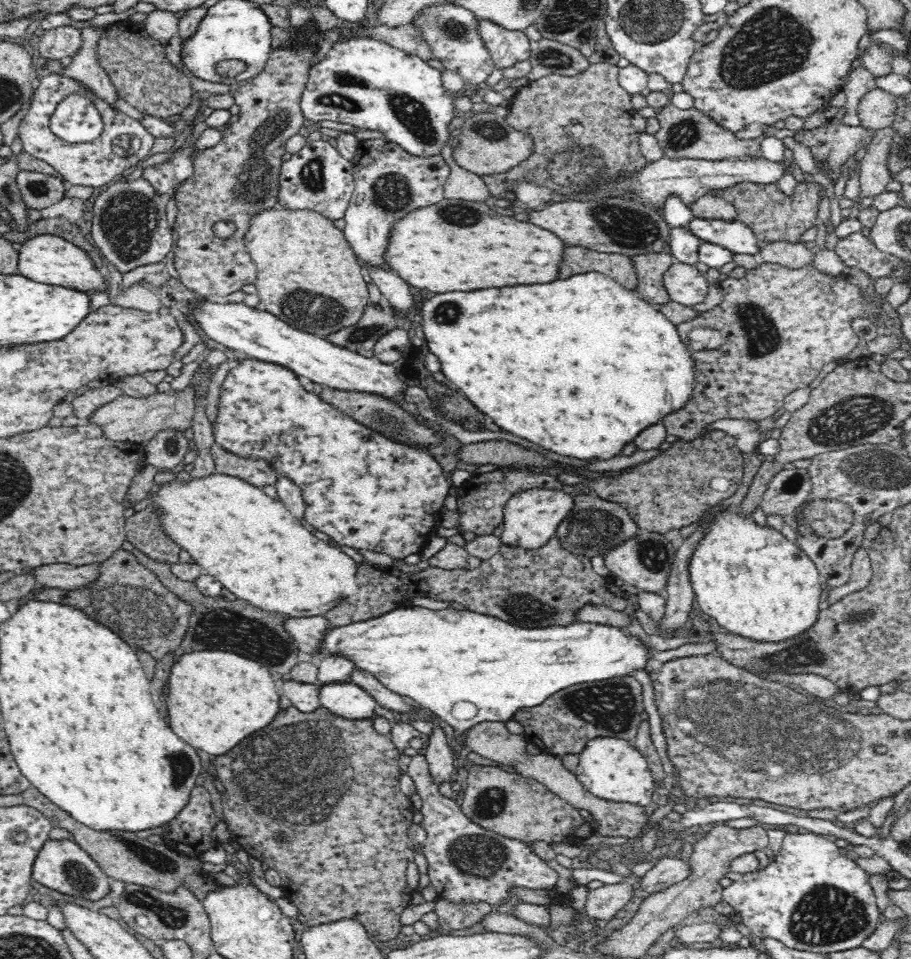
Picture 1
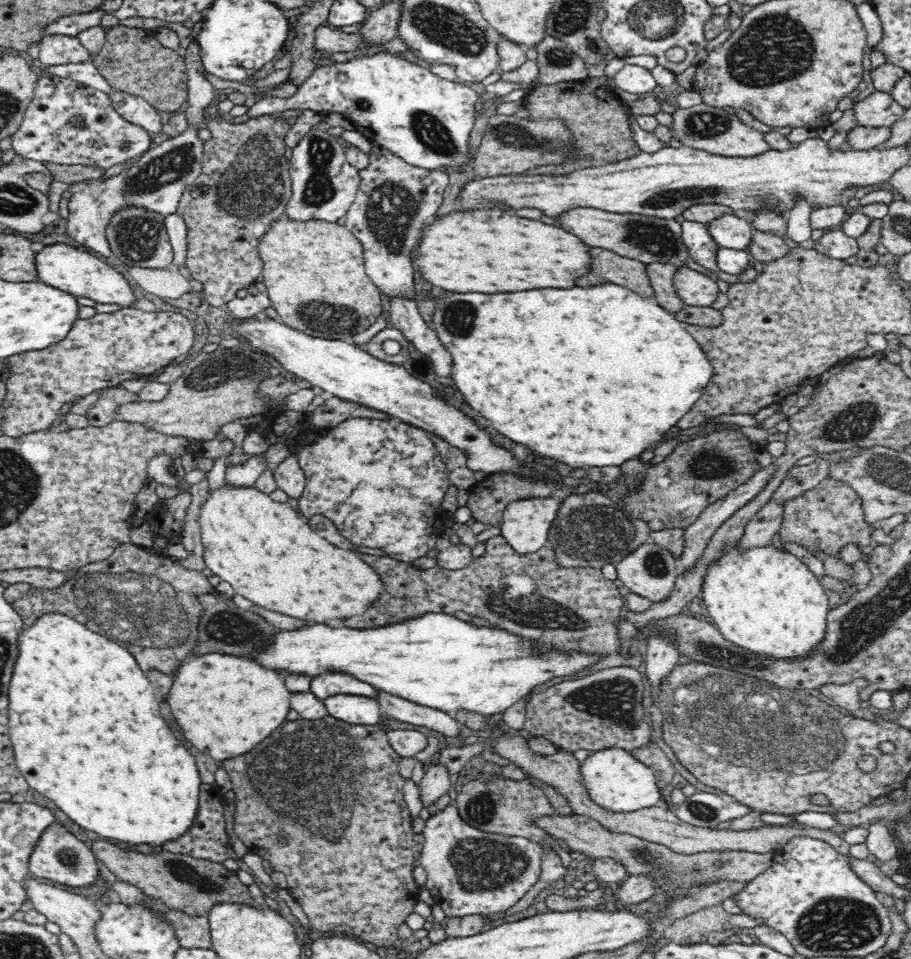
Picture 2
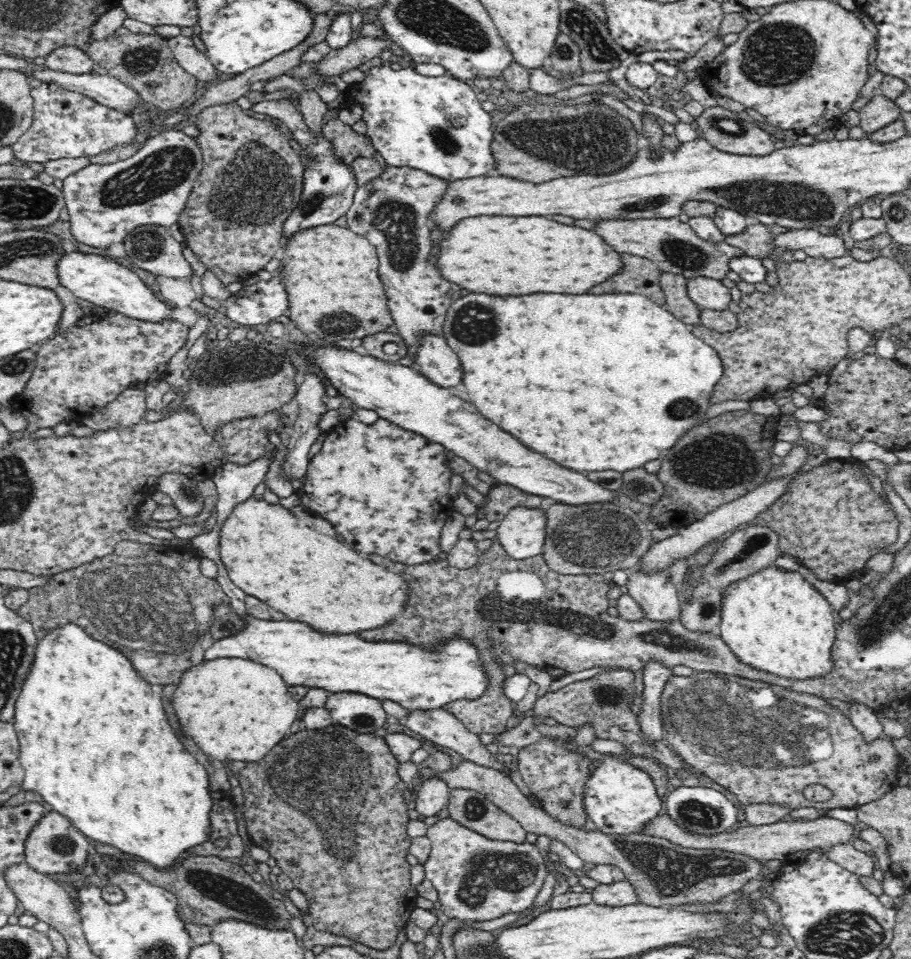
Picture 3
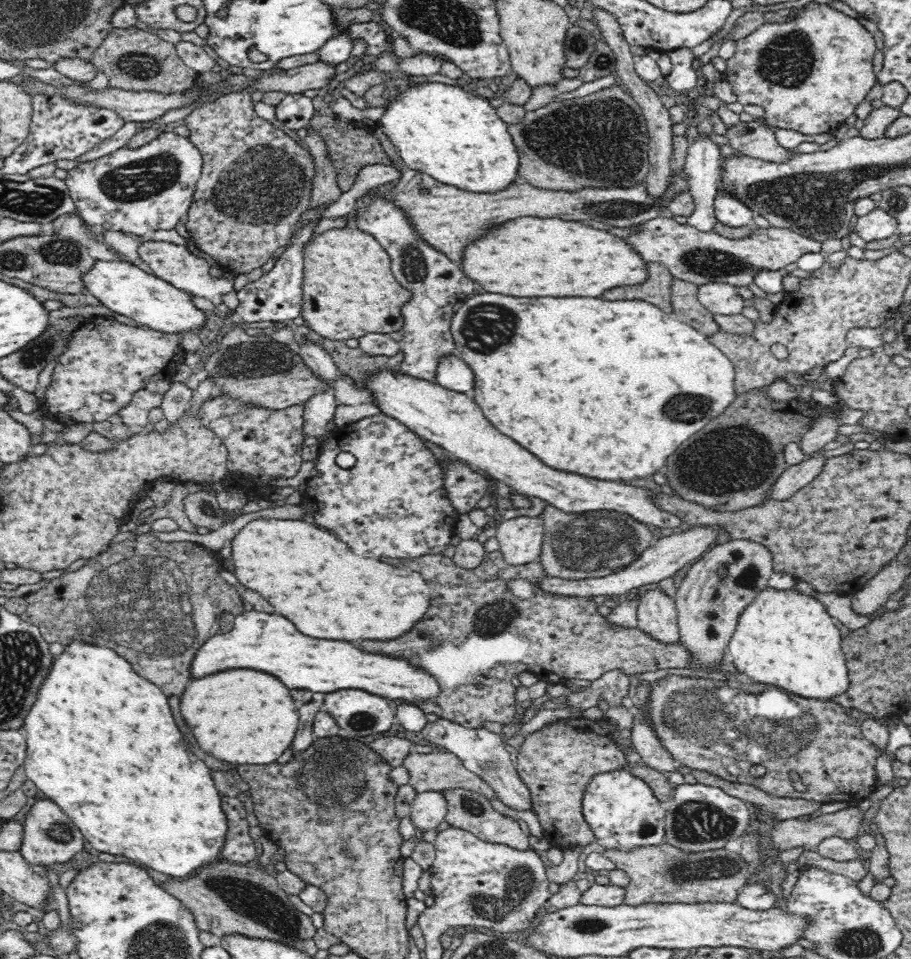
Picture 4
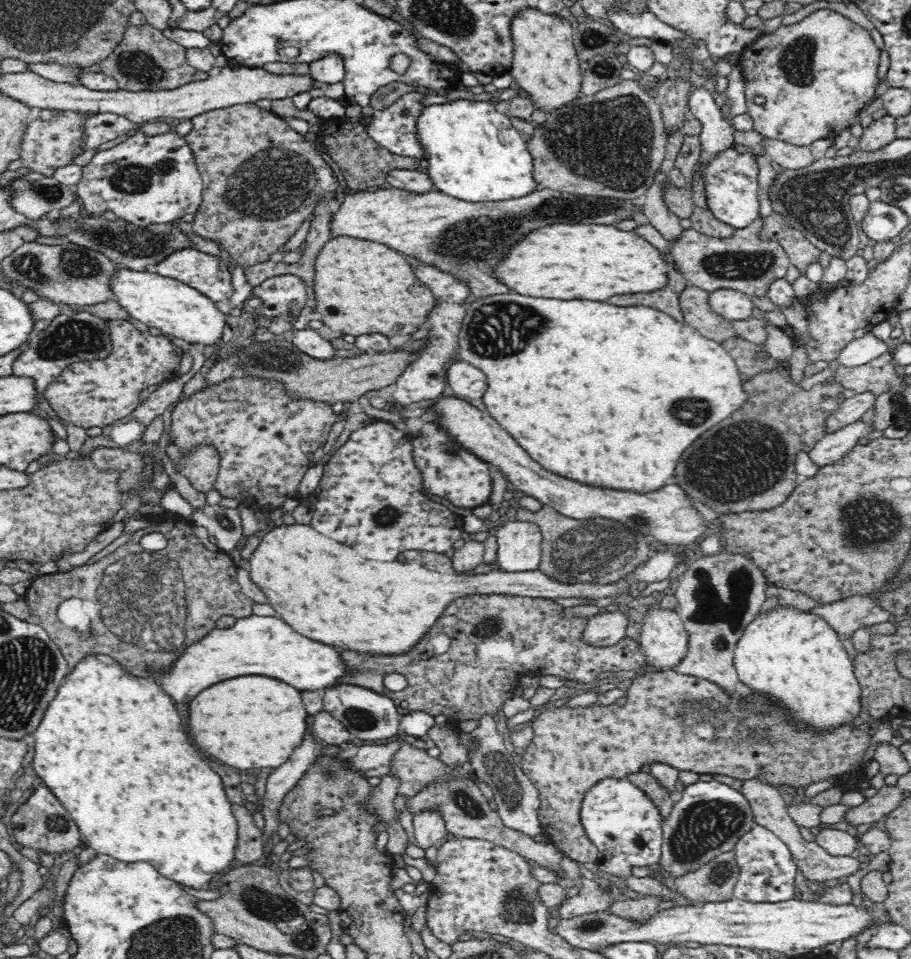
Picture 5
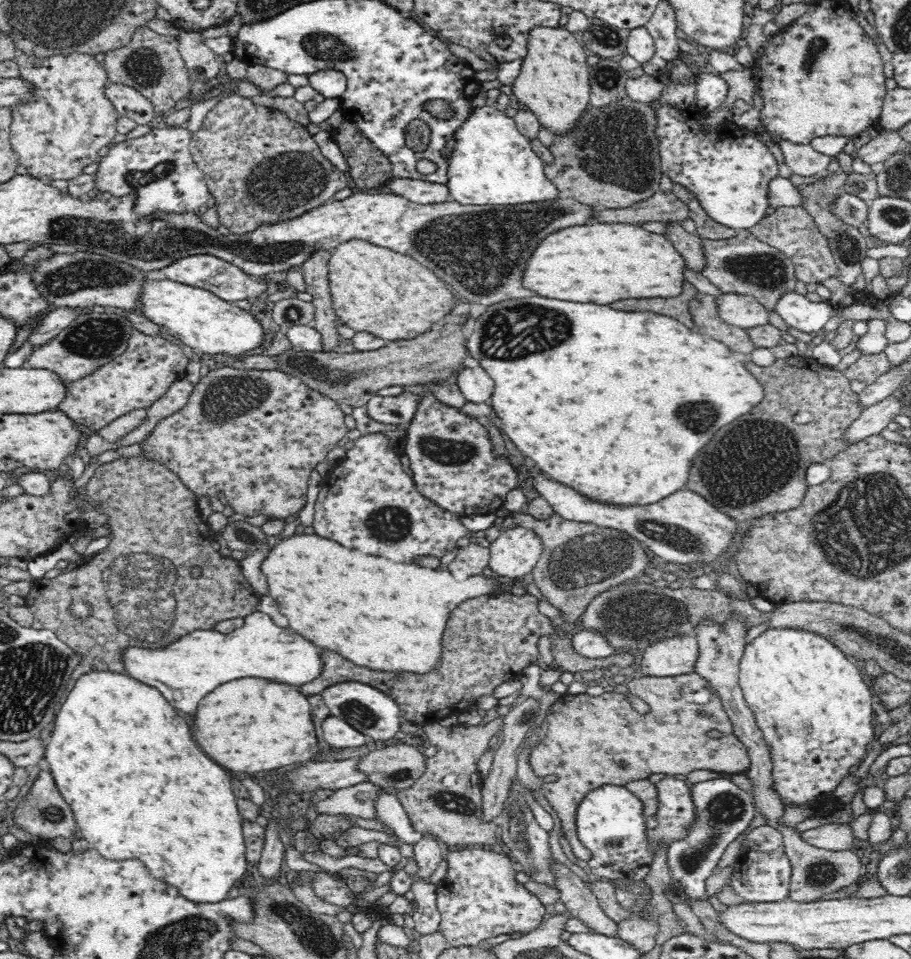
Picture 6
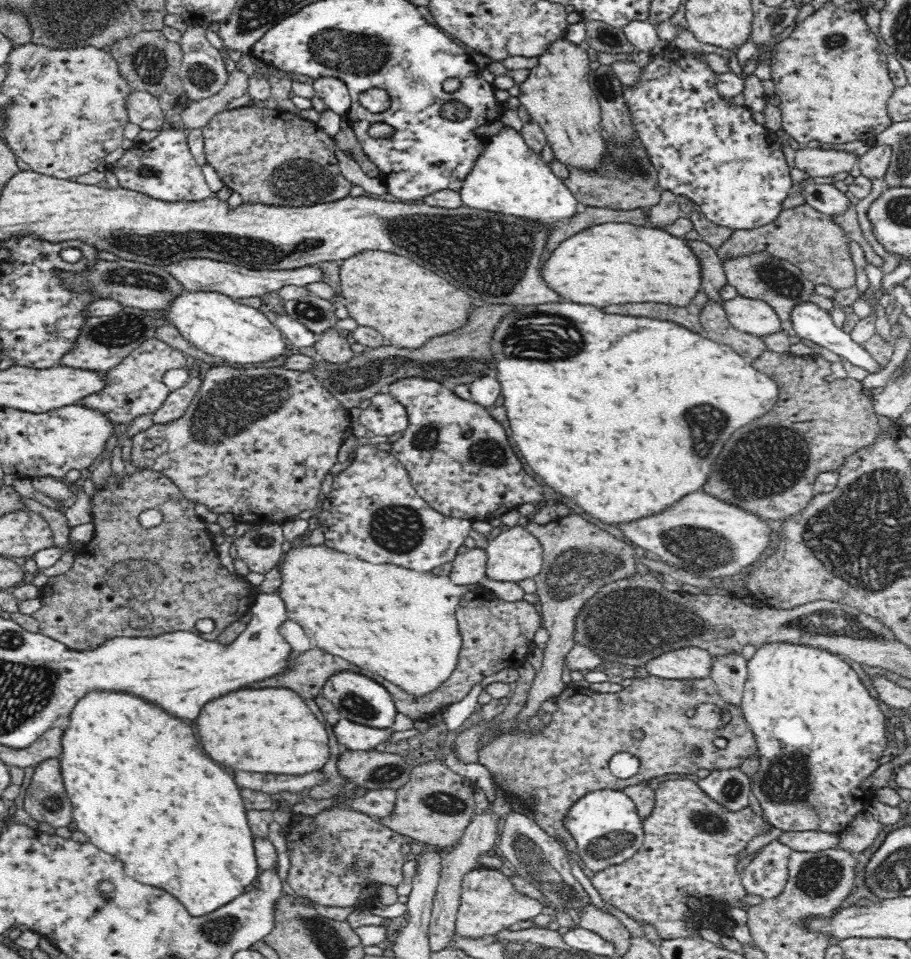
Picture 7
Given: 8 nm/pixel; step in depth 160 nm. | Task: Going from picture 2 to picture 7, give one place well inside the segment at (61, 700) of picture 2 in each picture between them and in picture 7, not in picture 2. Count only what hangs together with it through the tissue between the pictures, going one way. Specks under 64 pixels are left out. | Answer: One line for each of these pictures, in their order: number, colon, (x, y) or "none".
3: (94, 741)
4: (98, 731)
5: (111, 748)
6: (149, 793)
7: (141, 788)

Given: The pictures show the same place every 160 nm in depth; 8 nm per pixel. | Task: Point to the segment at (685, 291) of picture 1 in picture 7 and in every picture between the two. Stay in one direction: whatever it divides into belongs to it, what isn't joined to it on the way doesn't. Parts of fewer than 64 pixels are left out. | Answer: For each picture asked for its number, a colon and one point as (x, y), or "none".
2: (694, 288)
3: (710, 293)
4: (718, 297)
5: (731, 304)
6: (742, 310)
7: (753, 316)

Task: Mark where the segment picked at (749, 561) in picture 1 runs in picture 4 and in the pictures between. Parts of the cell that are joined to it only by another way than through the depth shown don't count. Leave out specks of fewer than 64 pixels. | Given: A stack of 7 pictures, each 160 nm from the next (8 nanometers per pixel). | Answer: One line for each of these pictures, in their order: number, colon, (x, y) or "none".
2: (766, 600)
3: (774, 620)
4: (787, 638)

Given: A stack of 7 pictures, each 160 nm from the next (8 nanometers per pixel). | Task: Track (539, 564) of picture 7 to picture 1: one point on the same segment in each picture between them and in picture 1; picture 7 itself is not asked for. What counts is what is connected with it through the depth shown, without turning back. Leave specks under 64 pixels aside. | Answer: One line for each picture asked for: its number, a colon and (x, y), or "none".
1: (531, 517)
2: (525, 523)
3: (522, 532)
4: (520, 538)
5: (519, 543)
6: (514, 554)

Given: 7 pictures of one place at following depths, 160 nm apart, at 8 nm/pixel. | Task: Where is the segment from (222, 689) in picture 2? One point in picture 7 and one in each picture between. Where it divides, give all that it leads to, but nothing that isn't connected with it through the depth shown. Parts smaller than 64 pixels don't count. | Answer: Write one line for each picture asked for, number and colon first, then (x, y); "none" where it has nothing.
3: (234, 709)
4: (241, 716)
5: (249, 722)
6: (250, 725)
7: (271, 730)

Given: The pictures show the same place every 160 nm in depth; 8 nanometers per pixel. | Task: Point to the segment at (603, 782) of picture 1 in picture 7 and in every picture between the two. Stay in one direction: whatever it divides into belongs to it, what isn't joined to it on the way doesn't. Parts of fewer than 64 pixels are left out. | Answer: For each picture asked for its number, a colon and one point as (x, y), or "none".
2: (614, 779)
3: (619, 798)
4: (621, 809)
5: (626, 826)
6: (610, 822)
7: (606, 824)

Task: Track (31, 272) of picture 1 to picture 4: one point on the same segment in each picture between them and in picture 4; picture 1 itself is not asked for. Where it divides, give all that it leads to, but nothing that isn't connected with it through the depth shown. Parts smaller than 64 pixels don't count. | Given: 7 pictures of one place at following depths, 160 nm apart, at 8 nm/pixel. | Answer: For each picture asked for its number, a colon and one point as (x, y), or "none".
2: (61, 265)
3: (91, 277)
4: (126, 289)

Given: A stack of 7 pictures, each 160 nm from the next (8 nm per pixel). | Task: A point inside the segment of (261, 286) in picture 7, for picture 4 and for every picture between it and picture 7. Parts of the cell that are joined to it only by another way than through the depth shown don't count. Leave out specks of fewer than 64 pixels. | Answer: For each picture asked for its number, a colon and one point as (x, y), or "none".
4: (174, 263)
5: (205, 273)
6: (226, 280)

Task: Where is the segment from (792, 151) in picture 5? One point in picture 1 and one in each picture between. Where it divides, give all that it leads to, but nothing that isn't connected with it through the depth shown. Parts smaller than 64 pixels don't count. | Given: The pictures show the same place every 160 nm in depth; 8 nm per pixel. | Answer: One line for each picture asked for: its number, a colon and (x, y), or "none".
1: (690, 133)
2: (719, 132)
3: (724, 130)
4: (752, 139)

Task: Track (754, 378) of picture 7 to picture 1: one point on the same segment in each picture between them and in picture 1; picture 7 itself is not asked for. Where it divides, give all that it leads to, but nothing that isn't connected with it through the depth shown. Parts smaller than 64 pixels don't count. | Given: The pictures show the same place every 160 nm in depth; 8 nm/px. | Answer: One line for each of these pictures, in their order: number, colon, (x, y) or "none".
1: (581, 366)
2: (540, 363)
3: (558, 371)
4: (607, 392)
5: (588, 402)
6: (608, 402)

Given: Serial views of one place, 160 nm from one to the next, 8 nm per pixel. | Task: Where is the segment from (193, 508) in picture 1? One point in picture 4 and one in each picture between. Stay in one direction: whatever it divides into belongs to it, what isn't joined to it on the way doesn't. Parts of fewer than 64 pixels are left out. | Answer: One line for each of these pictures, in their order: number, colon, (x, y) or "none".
2: (262, 548)
3: (265, 548)
4: (306, 573)

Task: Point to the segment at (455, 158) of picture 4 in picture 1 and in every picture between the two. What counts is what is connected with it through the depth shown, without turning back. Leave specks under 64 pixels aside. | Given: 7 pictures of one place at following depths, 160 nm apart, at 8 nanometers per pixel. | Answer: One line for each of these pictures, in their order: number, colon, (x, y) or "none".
1: (367, 83)
2: (426, 121)
3: (434, 124)

